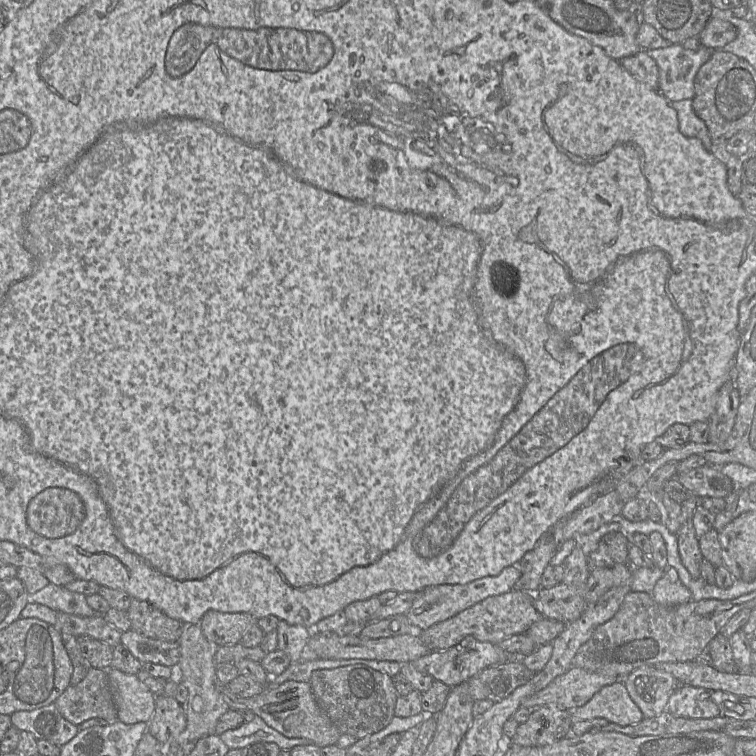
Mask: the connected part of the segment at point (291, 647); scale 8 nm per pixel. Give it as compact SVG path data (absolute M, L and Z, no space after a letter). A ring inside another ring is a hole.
M282 619L276 630L278 632L278 648L290 657L291 663L300 661L313 631L306 626L289 624Z

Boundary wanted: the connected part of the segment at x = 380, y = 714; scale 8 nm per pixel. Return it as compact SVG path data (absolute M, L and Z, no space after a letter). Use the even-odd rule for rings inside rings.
M364 664L315 670L310 678L314 698L342 734L356 739L375 734L395 717L398 693L392 677Z

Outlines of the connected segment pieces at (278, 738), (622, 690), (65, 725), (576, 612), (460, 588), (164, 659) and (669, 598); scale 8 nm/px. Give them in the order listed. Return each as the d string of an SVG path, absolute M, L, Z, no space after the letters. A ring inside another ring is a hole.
M258 716L251 722L244 722L240 727L220 734L219 737L230 749L243 749L259 741L276 743L280 749L288 751L299 745L316 745L309 739L288 738Z
M623 681L603 687L585 705L571 712L572 718L575 719L605 718L620 726L638 724L644 719Z
M55 703L31 711L18 711L10 715L12 726L31 733L37 740L47 740L61 747L79 732L79 725L66 720Z
M564 581L551 588L541 587L534 596L534 605L543 618L564 623L579 618L586 609L581 591Z
M512 565L504 568L497 576L484 577L468 584L443 584L428 587L418 592L418 597L413 603L413 608L405 615L413 625L415 631L421 632L457 615L487 597L501 595L514 589L520 577L521 571L518 565Z
M133 629L122 632L120 641L141 663L151 662L173 667L178 666L180 661L179 642L145 637Z
M667 568L657 581L651 597L664 606L678 606L692 600L690 590L684 586L676 569Z

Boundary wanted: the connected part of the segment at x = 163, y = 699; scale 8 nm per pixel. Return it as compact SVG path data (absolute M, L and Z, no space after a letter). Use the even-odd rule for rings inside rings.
M157 695L155 710L148 725L154 738L164 745L170 745L186 728L186 716L182 705L174 697Z

